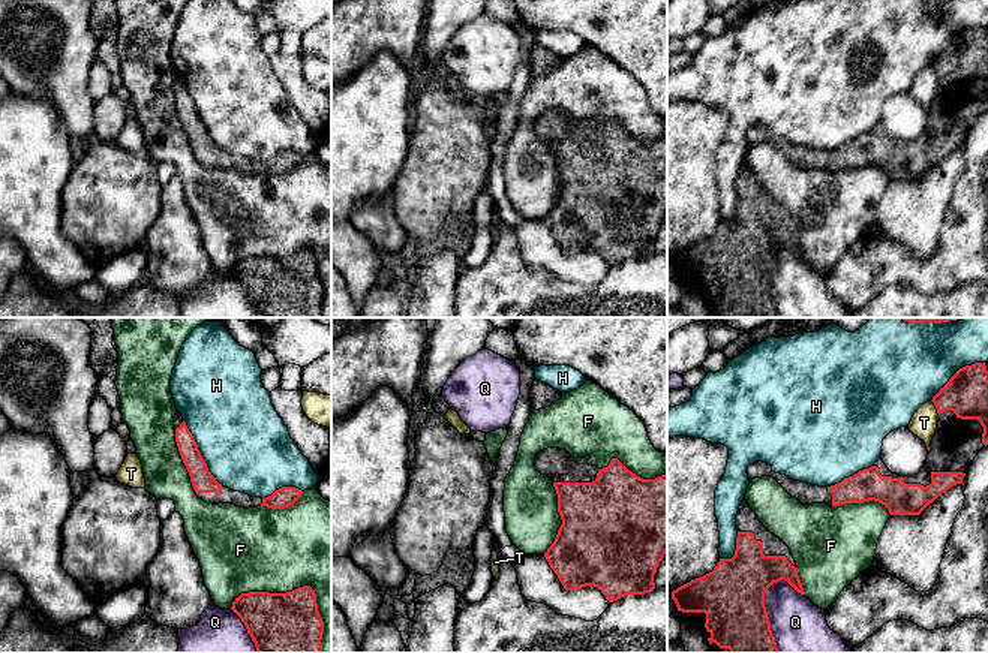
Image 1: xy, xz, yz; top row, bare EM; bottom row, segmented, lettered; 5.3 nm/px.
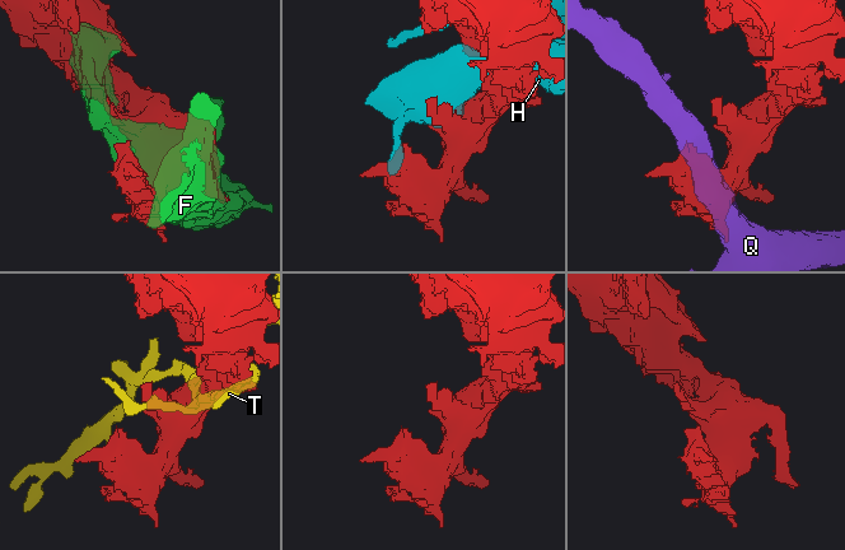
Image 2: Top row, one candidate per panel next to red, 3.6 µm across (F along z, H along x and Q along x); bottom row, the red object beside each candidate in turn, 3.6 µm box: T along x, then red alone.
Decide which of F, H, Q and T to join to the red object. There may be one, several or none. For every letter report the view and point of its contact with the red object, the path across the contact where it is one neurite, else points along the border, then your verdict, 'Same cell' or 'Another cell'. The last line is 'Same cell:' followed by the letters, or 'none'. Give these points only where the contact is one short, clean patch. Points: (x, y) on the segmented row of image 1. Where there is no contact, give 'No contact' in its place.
F: Touches red at xy (302, 587). Another cell
H: Touches red at xy (200, 453). Another cell
Q: Touches red at yz (766, 613). Another cell
T: Touches red at yz (936, 408). Another cell
Same cell: none

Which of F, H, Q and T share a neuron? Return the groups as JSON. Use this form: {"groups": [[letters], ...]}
{"groups": [["F"], ["H"], ["Q"], ["T"]]}

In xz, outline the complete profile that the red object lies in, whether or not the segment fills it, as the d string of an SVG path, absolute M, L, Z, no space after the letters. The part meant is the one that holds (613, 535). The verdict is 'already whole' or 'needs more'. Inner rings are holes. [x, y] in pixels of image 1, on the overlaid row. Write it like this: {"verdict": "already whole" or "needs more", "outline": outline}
{"verdict": "needs more", "outline": "M547 448L537 454L535 469L553 481L562 524L544 553L565 590L597 587L609 602L655 589L654 575L667 553L667 475L643 479L618 458L607 467L589 466L565 449Z"}

